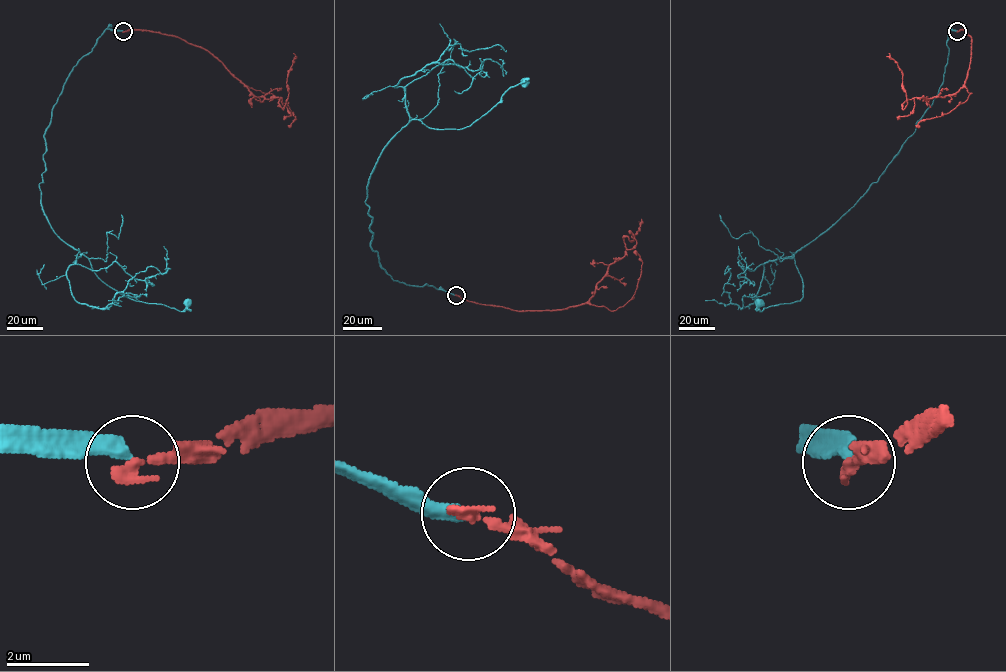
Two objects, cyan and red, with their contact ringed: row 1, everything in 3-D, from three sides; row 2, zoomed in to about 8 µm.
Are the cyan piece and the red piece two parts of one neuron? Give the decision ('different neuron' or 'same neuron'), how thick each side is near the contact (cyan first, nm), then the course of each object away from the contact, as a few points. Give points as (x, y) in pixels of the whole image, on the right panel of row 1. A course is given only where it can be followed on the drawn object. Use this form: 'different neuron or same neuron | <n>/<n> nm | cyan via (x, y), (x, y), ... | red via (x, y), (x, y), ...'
different neuron | 320/300 nm | cyan via (957, 31), (949, 34), (939, 92), (899, 152), (854, 205), (794, 254), (803, 297), (761, 311), (759, 302) | red via (957, 31), (971, 38), (969, 68), (965, 84), (944, 97), (906, 100), (902, 109), (902, 74), (889, 53)

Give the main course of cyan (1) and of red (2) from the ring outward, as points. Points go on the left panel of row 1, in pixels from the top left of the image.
1: (123, 31), (105, 30), (57, 99), (44, 135), (41, 205), (55, 233), (108, 285), (181, 311), (187, 302)
2: (123, 31), (160, 32), (201, 46), (256, 97), (281, 97), (282, 109), (293, 53)

